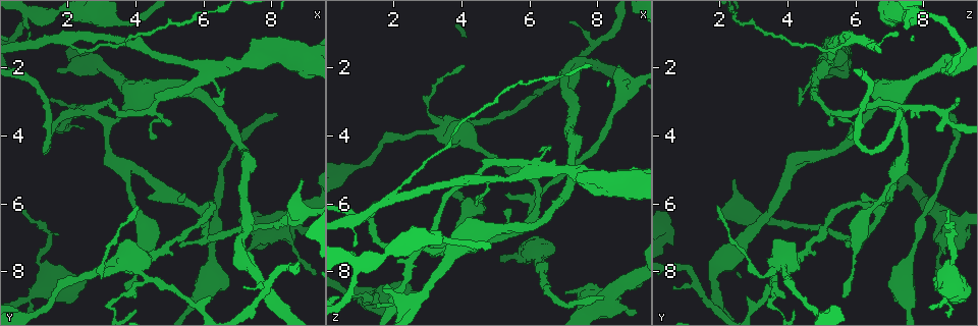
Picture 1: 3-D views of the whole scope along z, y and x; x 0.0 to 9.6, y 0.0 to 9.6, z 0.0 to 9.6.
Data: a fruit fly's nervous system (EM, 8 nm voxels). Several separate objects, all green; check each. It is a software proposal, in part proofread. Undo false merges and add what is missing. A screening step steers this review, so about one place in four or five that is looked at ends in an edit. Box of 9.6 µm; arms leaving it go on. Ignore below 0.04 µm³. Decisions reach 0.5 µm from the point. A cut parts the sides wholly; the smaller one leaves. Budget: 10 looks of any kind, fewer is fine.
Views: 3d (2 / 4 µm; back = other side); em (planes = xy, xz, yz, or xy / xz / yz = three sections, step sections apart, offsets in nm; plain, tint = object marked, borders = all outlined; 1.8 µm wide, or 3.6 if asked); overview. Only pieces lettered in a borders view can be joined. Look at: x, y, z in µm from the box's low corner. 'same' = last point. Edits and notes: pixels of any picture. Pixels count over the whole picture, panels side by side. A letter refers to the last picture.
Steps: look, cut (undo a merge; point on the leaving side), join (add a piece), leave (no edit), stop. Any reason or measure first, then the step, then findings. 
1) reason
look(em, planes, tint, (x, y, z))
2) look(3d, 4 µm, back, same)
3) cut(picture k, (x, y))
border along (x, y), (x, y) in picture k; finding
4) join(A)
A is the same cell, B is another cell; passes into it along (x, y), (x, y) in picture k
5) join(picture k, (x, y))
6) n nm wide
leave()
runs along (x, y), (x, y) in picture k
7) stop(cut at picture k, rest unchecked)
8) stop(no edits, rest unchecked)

a fork
look(3d, 2 µm, (2.80, 3.30, 7.30))

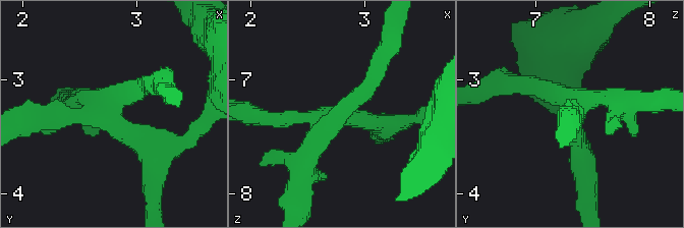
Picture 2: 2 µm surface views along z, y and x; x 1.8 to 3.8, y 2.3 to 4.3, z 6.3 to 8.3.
now the EM
look(em, yz, step 8, tint, (2.74, 3.34, 7.32))

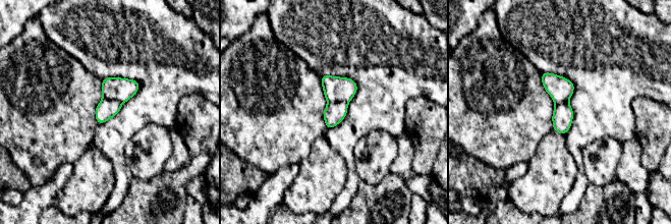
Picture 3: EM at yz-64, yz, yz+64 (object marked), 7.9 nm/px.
look(em, planes, borders, same)

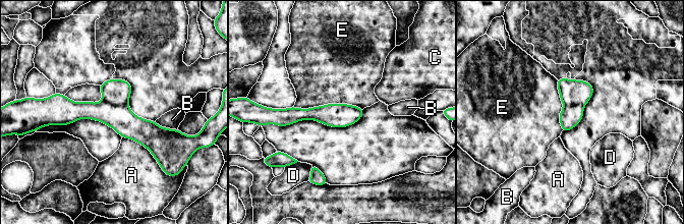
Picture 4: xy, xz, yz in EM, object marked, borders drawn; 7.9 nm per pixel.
cut(picture 4, (116, 92))
A, B, C, D and E are other cells; border along (103, 99), (112, 104), (127, 106) in picture 4; a second neuron is stuck on

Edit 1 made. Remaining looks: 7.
branch stops here
look(em, planes, borders, (8.10, 3.35, 8.80))

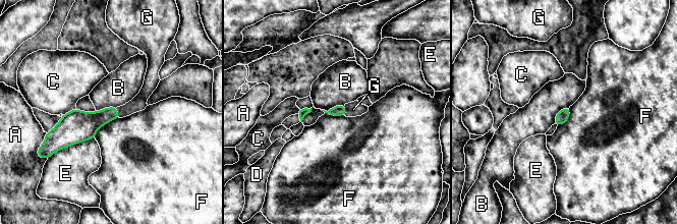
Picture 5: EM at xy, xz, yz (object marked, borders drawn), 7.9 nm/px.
join(G)
G is the same cell, A, B, C, D, E and F are other cells; passes into it along (88, 123), (117, 112), (138, 103) in picture 5; the neuron continues

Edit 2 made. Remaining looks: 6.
look(em, xz, step 16, tint, (7.00, 7.20, 2.55))

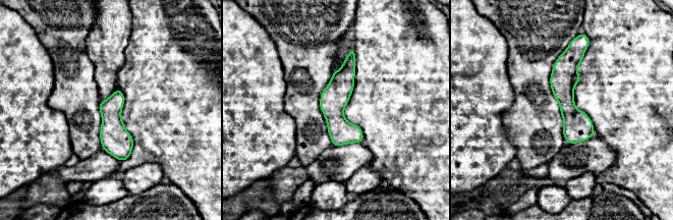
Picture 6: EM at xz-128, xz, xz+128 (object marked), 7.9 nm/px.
look(em, planes, tint, same)

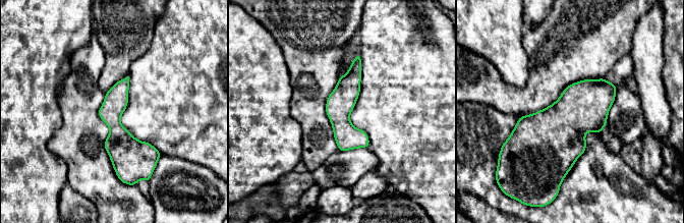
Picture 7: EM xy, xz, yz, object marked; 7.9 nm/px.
look(em, planes, borders, same)

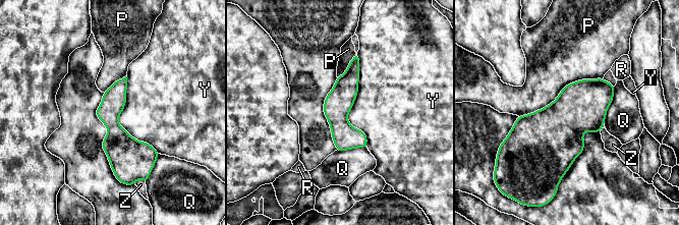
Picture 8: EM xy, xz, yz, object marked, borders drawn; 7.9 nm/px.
190 nm wide
leave()
P, Q, R, Y and Z are other cells; one neuron here

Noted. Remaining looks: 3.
thick turns thin
look(3d, 4 µm, (0.90, 8.65, 8.65))

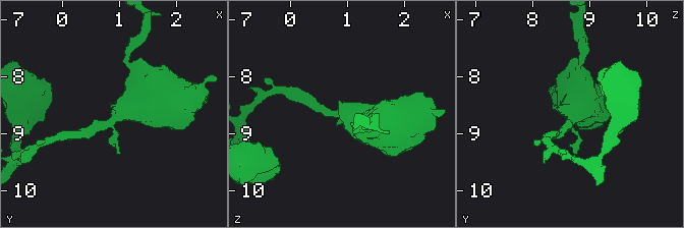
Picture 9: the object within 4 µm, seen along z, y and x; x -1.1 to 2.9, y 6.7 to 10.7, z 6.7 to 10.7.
look(em, planes, borders, (0.90, 8.70, 8.65))

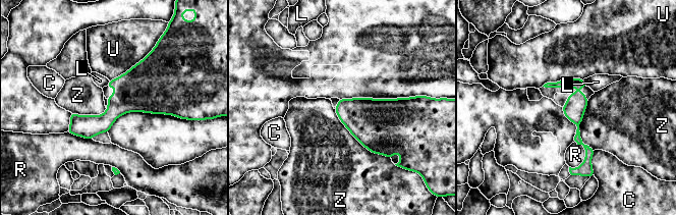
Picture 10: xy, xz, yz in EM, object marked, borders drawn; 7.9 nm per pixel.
leave()
C, L, R, U and Z are other cells; border along (334, 109), (363, 146), (390, 159) in picture 10; continuous, no second neuron

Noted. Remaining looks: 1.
stop(cut at picture 4, join at picture 5, rest unchecked)

